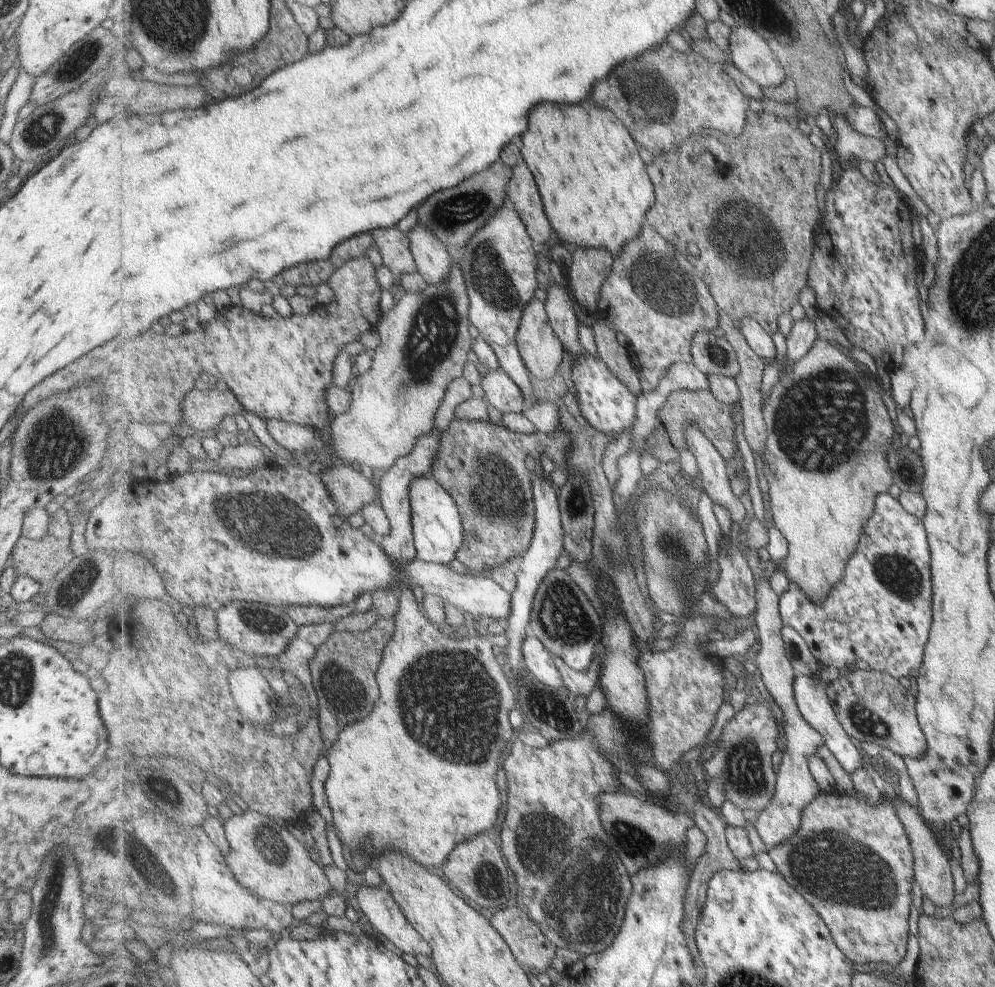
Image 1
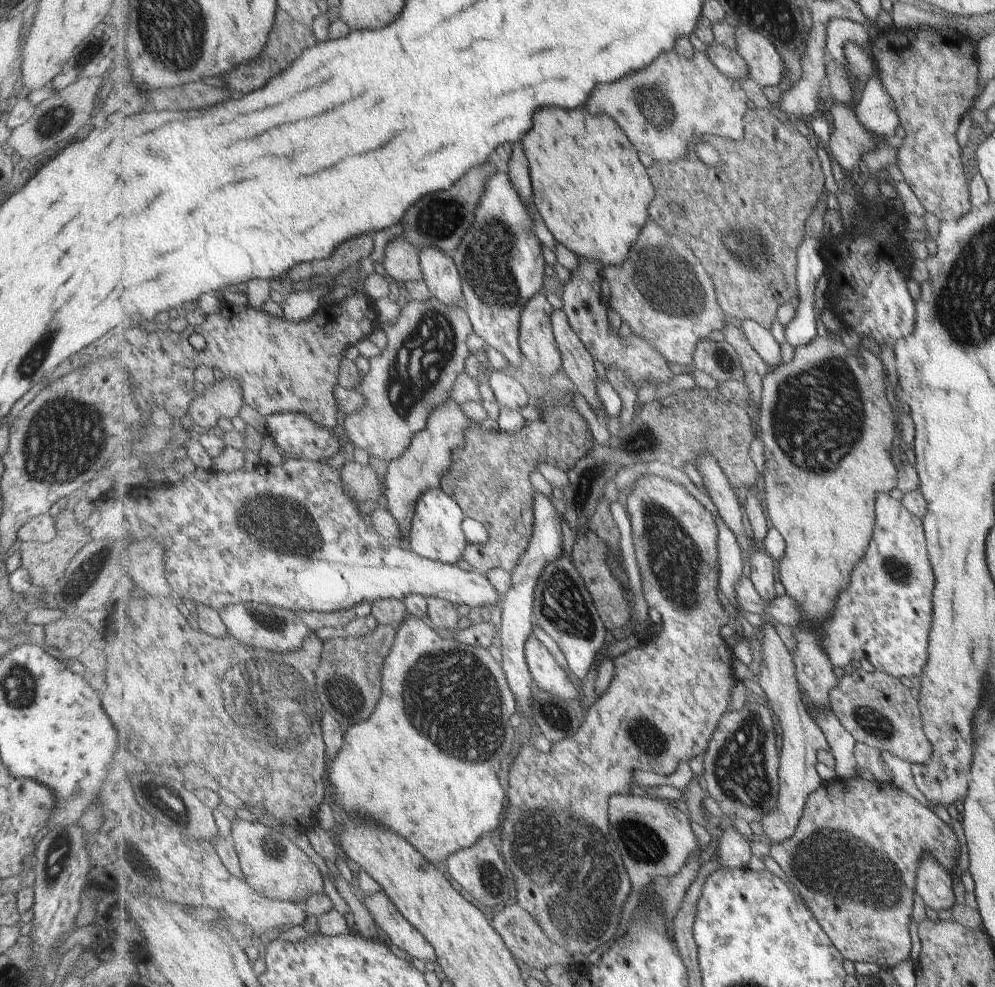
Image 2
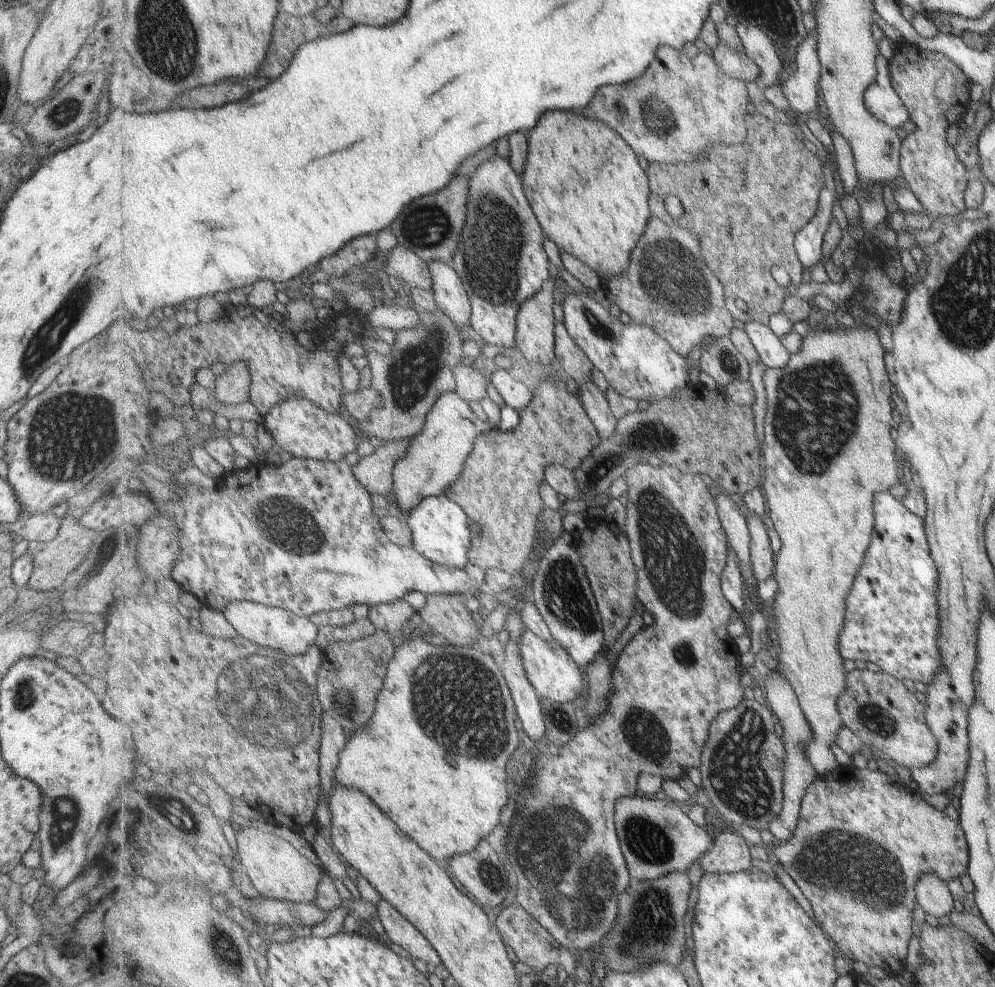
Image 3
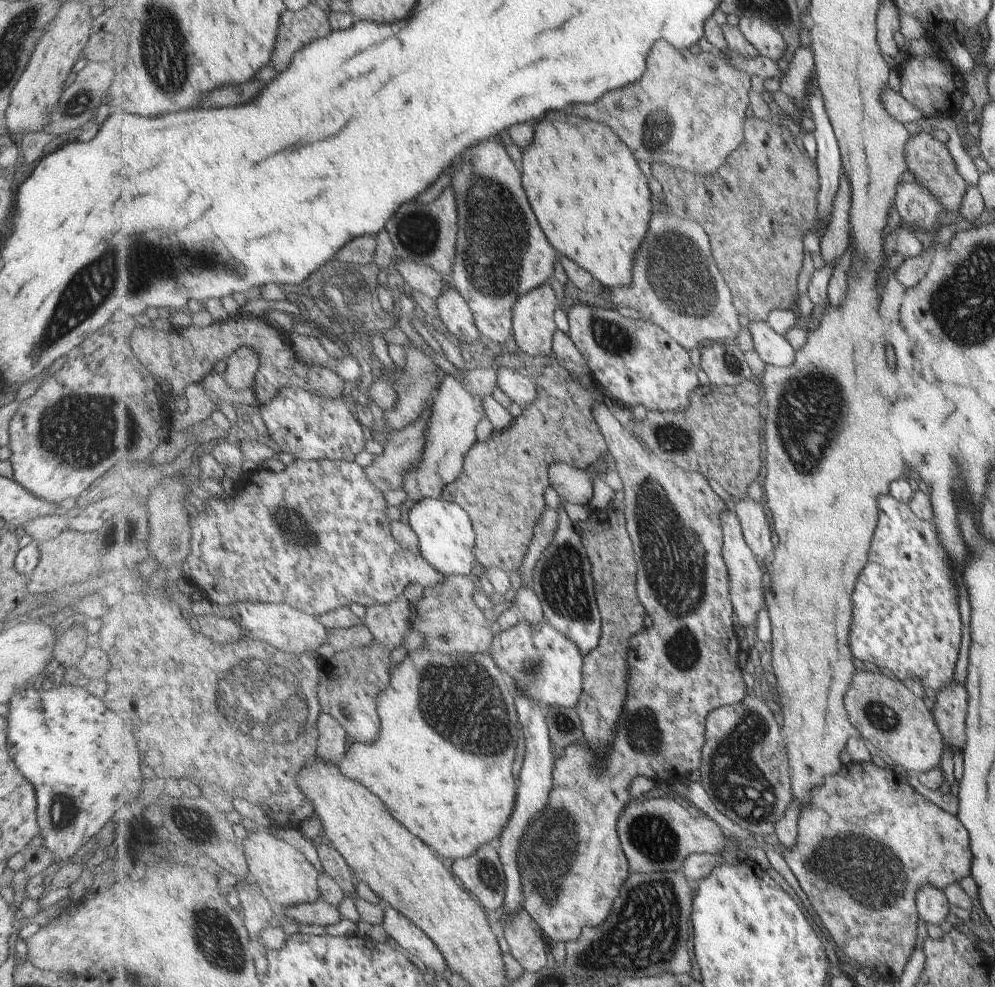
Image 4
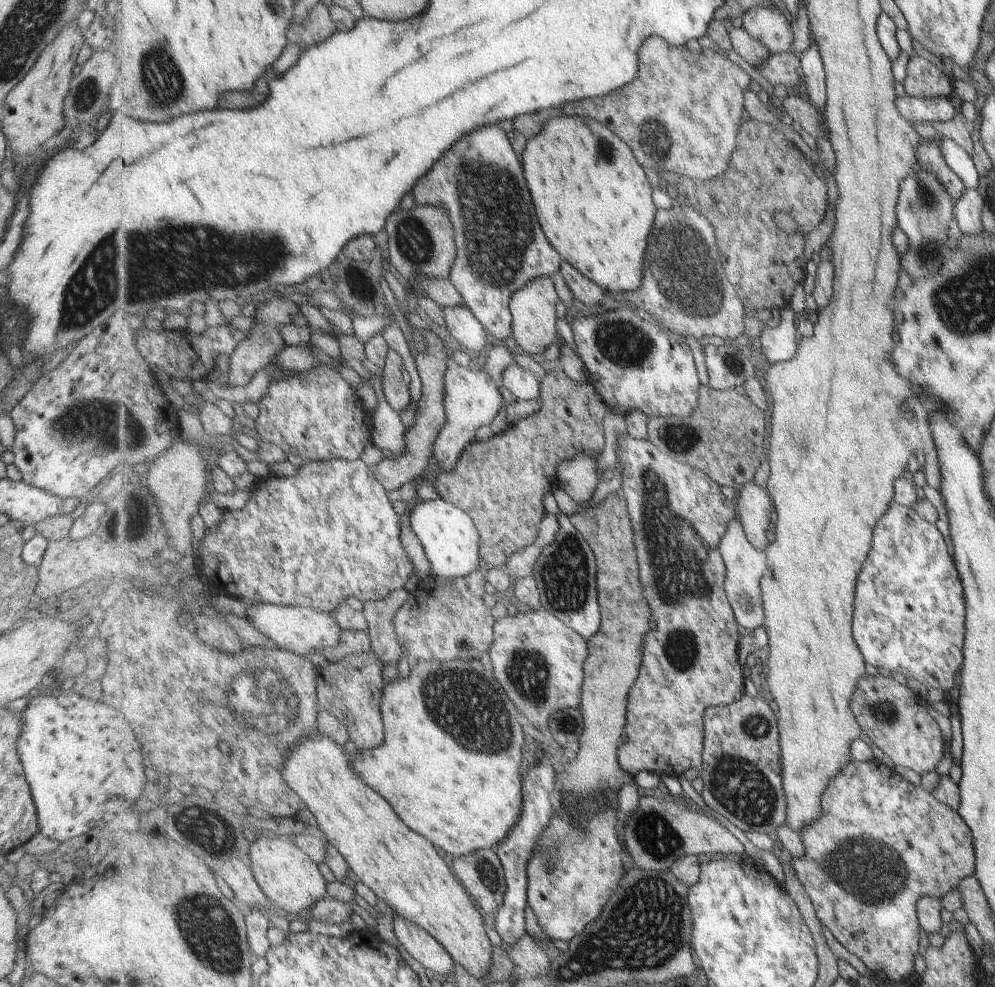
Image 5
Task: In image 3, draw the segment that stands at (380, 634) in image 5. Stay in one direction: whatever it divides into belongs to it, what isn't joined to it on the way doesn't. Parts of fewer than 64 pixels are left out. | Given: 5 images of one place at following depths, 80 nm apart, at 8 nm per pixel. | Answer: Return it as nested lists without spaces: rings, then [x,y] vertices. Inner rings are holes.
[[[403,599],[390,603],[372,605],[369,608],[369,617],[377,626],[377,630],[389,631],[391,636],[399,634],[403,619],[413,616],[413,608]]]

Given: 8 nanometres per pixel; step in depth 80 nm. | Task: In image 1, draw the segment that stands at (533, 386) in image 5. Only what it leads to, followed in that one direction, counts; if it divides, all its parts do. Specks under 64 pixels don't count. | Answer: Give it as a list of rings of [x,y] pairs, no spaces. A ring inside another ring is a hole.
[[[503,369],[484,370],[481,380],[487,402],[504,413],[521,413],[526,409],[523,391],[516,380]]]

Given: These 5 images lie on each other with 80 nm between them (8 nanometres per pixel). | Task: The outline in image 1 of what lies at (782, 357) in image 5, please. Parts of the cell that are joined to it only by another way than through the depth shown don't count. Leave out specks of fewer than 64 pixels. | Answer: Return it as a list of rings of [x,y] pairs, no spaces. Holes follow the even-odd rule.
[[[746,318],[740,320],[741,332],[752,350],[765,361],[774,361],[780,351],[776,347],[772,334],[761,325],[758,319]]]

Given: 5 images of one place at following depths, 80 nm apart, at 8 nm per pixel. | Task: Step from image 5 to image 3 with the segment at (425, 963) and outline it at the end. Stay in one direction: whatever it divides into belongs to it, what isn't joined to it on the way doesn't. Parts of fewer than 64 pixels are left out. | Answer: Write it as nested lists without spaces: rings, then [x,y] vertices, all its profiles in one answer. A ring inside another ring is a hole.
[[[381,896],[376,904],[377,916],[381,920],[390,940],[408,952],[412,958],[433,964],[437,970],[442,970],[442,958],[424,934],[409,919]]]

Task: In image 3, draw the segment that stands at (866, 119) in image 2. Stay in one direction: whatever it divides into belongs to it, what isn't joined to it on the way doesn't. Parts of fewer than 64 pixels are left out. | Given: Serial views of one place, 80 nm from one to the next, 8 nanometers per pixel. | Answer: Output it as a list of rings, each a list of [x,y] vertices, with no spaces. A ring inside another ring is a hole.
[[[885,65],[877,66],[877,76],[863,94],[864,106],[872,112],[872,116],[887,126],[899,129],[908,120],[908,113],[904,104],[893,92]]]

